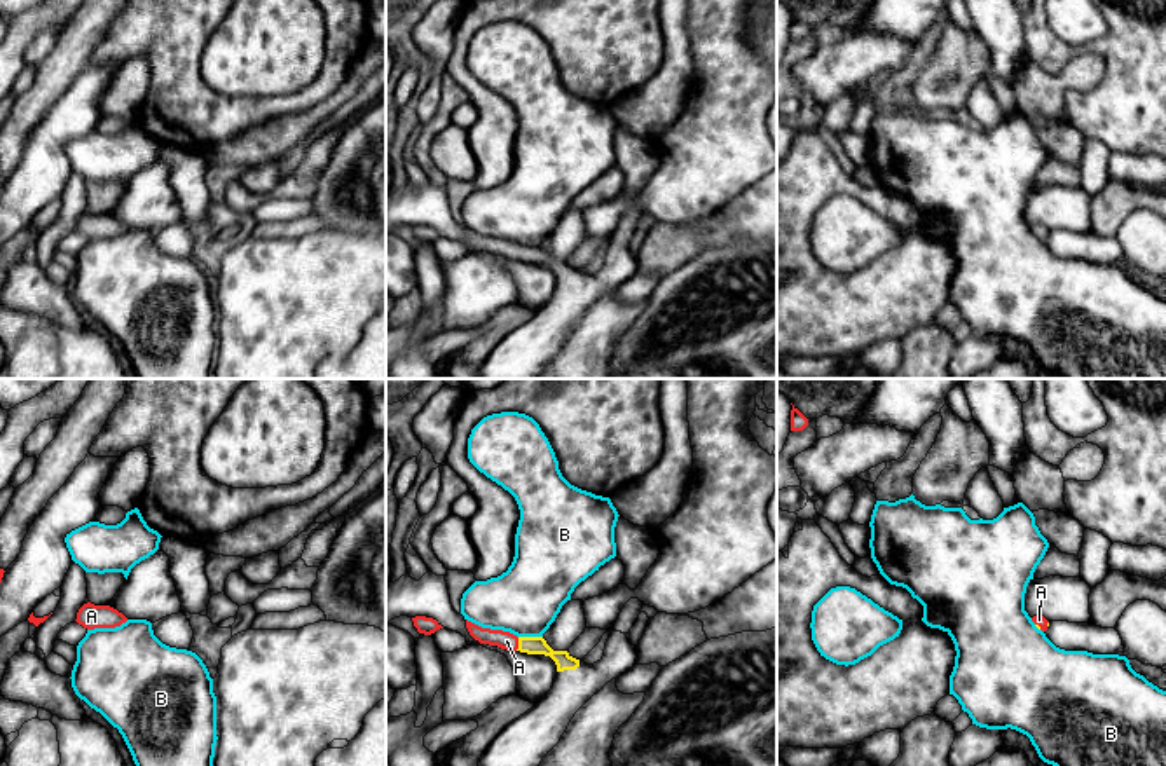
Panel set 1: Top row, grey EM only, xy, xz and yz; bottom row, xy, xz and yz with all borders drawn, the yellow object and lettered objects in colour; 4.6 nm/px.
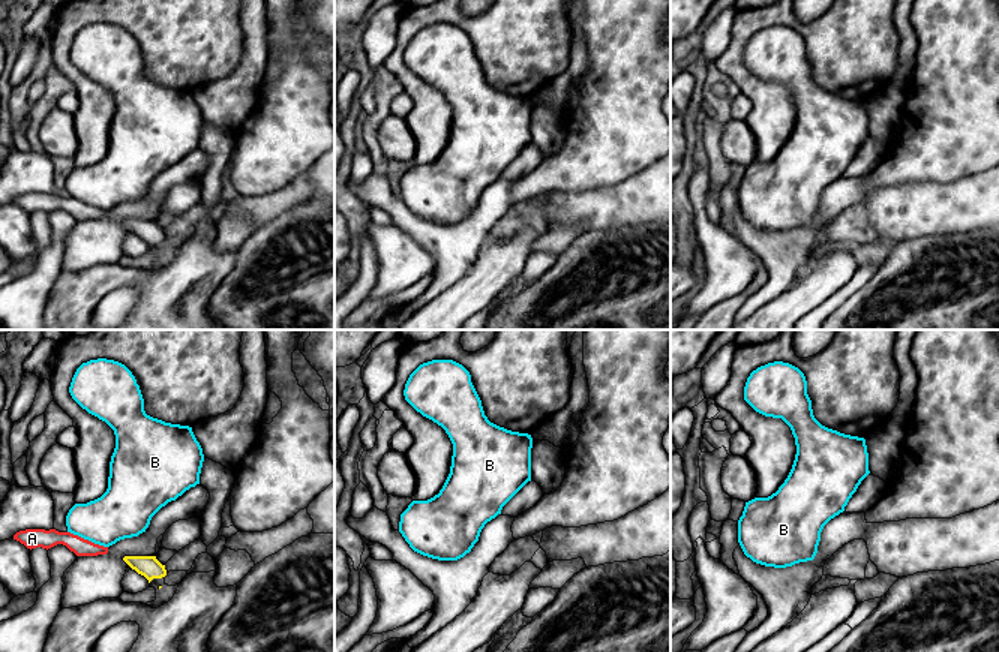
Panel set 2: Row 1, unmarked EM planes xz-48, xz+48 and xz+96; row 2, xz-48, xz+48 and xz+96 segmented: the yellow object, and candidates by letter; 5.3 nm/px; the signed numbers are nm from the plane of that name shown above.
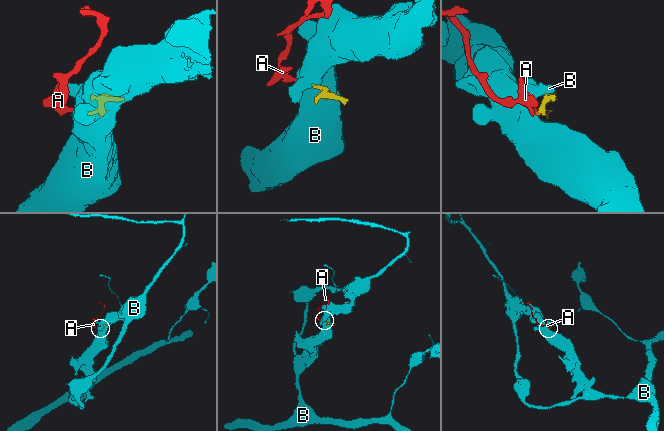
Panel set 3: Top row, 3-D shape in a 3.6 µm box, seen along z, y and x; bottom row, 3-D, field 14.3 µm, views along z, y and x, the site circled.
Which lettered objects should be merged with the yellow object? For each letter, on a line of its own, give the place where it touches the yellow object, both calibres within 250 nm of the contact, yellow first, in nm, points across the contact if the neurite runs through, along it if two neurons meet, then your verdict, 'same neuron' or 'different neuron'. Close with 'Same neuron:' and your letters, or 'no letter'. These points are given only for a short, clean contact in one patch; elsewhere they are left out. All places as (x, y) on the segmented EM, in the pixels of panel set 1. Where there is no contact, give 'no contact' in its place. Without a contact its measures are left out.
A: meets yellow in xz at (519, 644); 80 nm thick on the yellow side, 80 nm on the other; runs through xz (526, 644), (519, 644), (507, 641); same neuron
B: meets yellow in xz at (531, 637); 80 nm thick on the yellow side, 320 nm on the other; border along xz (519, 636), (541, 637); different neuron
Same neuron: A

